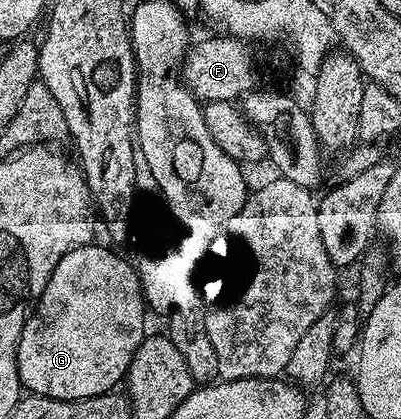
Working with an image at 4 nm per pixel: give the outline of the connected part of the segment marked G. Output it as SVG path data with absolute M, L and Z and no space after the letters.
M98 242L85 244L82 248L77 248L68 254L64 254L64 258L60 258L56 270L52 270L52 278L48 278L48 286L44 286L42 296L33 305L30 315L26 317L26 325L20 334L20 342L18 343L18 373L20 374L22 387L27 393L62 400L88 399L109 393L111 390L117 389L125 381L126 372L130 369L132 358L148 335L148 329L146 329L148 309L145 300L142 299L142 287L138 281L135 265L131 261L129 264L128 261L121 260L116 253L109 252L106 248L101 248L100 244Z

